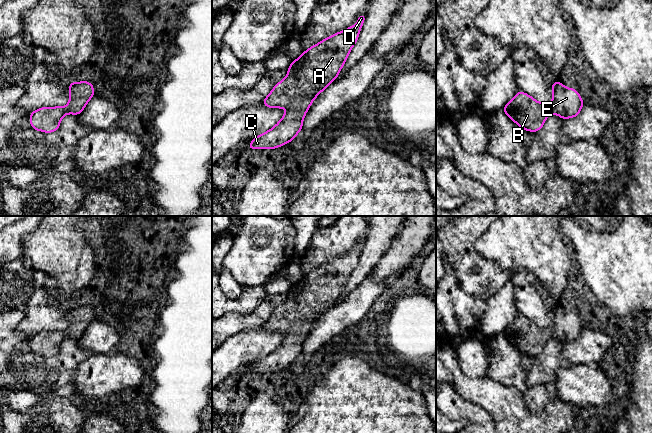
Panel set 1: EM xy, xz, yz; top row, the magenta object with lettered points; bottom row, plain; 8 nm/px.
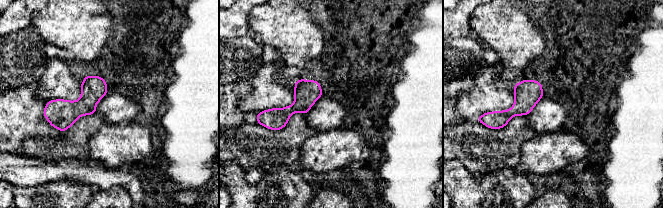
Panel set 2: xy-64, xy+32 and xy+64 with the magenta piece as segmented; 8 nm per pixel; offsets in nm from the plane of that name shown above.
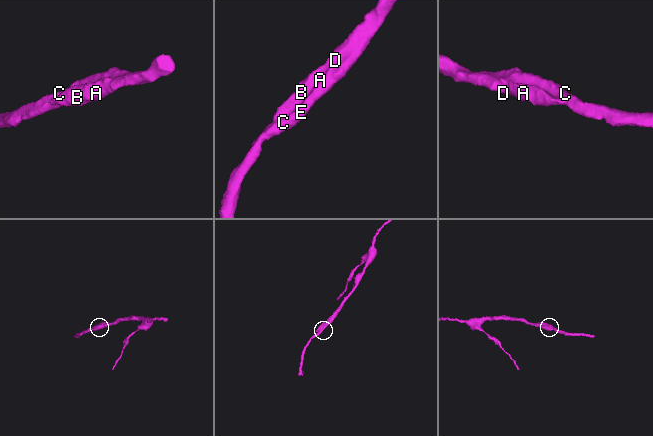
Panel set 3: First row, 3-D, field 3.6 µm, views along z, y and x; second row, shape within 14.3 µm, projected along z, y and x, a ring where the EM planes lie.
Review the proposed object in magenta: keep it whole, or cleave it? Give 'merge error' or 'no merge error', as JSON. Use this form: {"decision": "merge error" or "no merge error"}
{"decision": "no merge error"}

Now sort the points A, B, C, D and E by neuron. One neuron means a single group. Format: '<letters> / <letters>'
A B C D E

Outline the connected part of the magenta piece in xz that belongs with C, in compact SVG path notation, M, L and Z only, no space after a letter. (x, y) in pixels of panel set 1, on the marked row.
M365 14L359 15L355 25L320 41L292 61L287 76L262 102L288 111L273 128L253 138L249 149L275 149L296 137L313 100L338 77L364 21Z

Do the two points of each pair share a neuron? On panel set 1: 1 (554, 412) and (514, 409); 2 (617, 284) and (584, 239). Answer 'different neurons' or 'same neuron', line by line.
1: same neuron
2: same neuron

